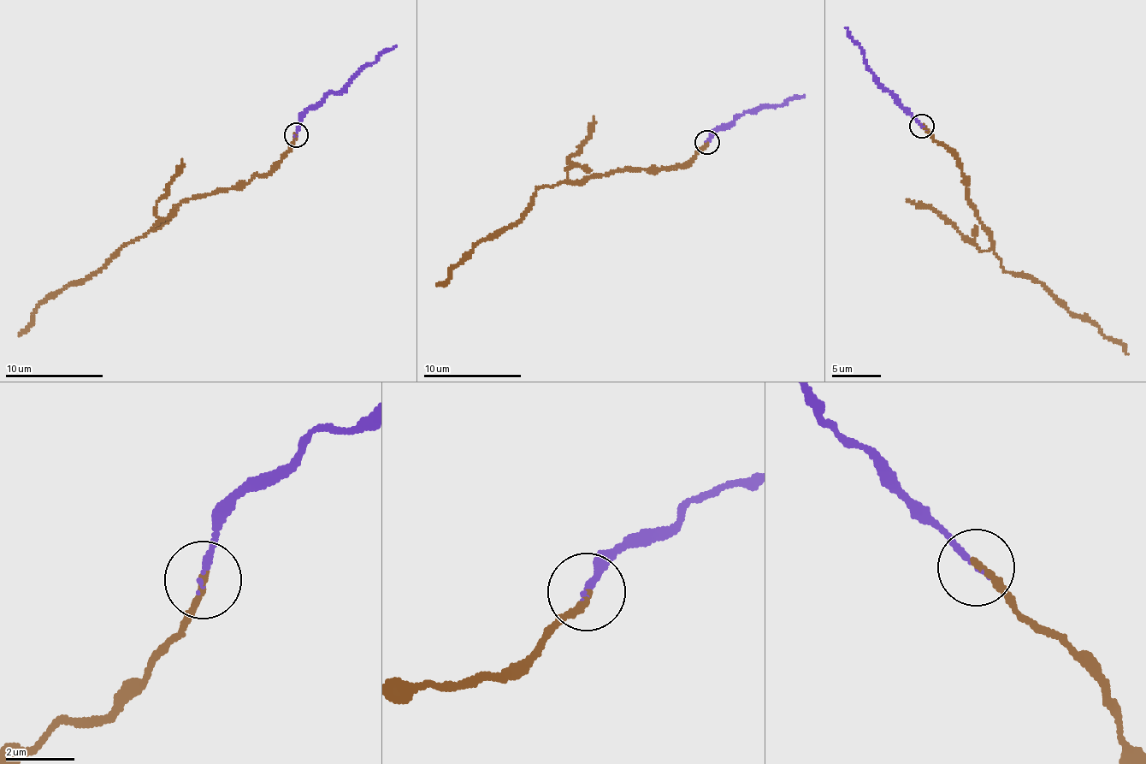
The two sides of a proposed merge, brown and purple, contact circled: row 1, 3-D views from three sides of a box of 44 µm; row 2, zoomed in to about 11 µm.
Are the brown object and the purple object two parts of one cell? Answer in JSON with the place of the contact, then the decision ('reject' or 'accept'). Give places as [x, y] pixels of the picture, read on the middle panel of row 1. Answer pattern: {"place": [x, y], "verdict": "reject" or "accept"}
{"place": [707, 142], "verdict": "accept"}

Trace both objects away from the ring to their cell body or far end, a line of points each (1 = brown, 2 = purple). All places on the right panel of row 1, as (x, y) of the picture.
1: (921, 127), (942, 142), (957, 162), (975, 216), (1003, 268), (1035, 278), (1071, 312), (1089, 317), (1128, 354)
2: (921, 127), (878, 82), (845, 27)

